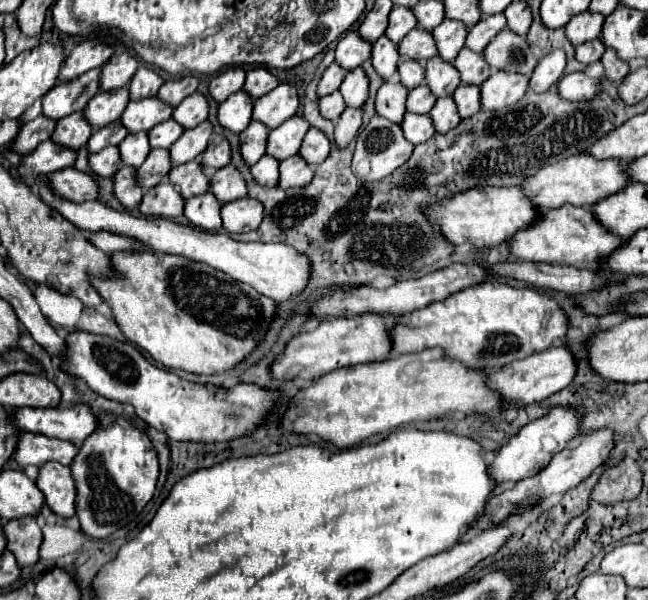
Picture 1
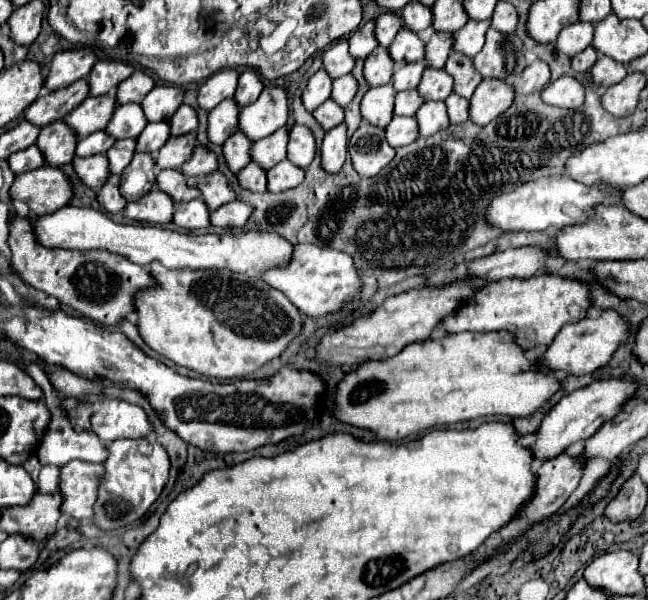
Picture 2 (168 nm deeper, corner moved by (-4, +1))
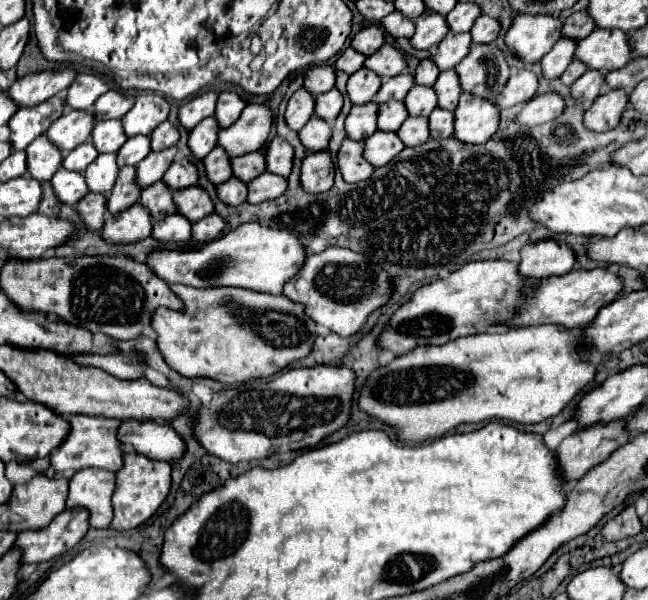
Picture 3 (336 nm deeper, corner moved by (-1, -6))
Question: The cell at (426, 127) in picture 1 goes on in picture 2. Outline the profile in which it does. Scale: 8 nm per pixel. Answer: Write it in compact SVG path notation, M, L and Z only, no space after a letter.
M393 117L385 127L385 137L393 149L409 145L415 137L419 137L417 121L413 117Z

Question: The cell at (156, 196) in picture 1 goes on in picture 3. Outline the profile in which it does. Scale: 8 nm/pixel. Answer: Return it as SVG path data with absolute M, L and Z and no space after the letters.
M136 202L124 212L118 212L114 216L110 214L106 218L102 236L108 242L128 244L128 242L138 242L148 238L152 234L152 228L154 228L154 218L150 216L150 210L146 210L144 204Z

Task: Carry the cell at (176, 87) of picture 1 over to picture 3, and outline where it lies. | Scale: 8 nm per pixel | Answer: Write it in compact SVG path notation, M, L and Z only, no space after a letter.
M152 92L140 94L132 110L122 118L124 132L128 136L150 134L158 124L162 124L168 118L168 112L170 112L170 104L162 96Z

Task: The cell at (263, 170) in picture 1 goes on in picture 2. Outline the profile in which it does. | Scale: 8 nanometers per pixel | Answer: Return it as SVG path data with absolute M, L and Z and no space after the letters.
M249 163L247 167L243 167L243 171L237 173L237 179L239 179L239 185L243 189L249 189L249 191L255 191L255 193L265 193L267 191L267 173L255 165L255 163Z

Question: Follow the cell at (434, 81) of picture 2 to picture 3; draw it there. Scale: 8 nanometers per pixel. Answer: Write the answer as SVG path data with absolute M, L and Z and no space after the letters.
M412 86L404 100L410 116L430 116L430 112L438 106L438 96L432 86Z

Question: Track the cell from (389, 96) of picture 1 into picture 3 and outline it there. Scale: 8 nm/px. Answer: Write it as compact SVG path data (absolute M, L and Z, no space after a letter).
M366 102L366 104L360 104L360 106L352 106L352 110L346 118L348 138L364 140L370 134L374 134L378 130L376 118L378 118L378 104L376 102Z

